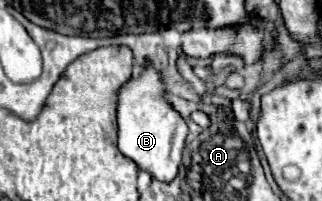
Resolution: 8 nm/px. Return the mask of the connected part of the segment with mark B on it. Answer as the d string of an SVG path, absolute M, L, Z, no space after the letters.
M150 64L146 70L138 72L138 76L134 76L120 88L118 148L126 158L134 160L140 170L146 170L150 176L162 182L170 182L178 174L186 134L188 134L186 122L164 100L164 86L160 82L160 74Z

